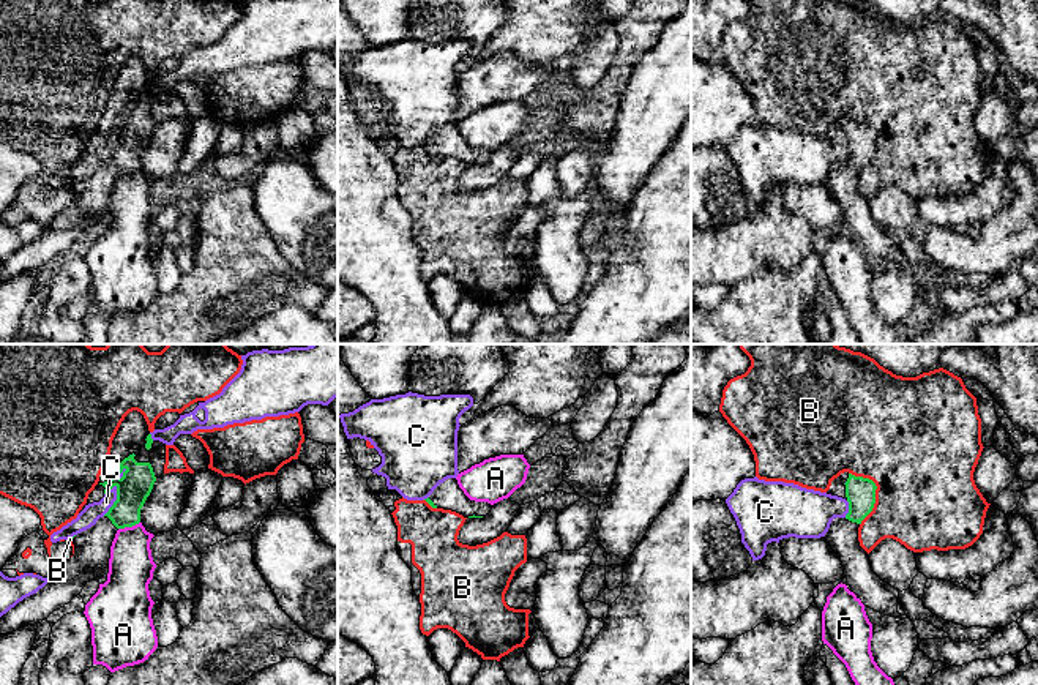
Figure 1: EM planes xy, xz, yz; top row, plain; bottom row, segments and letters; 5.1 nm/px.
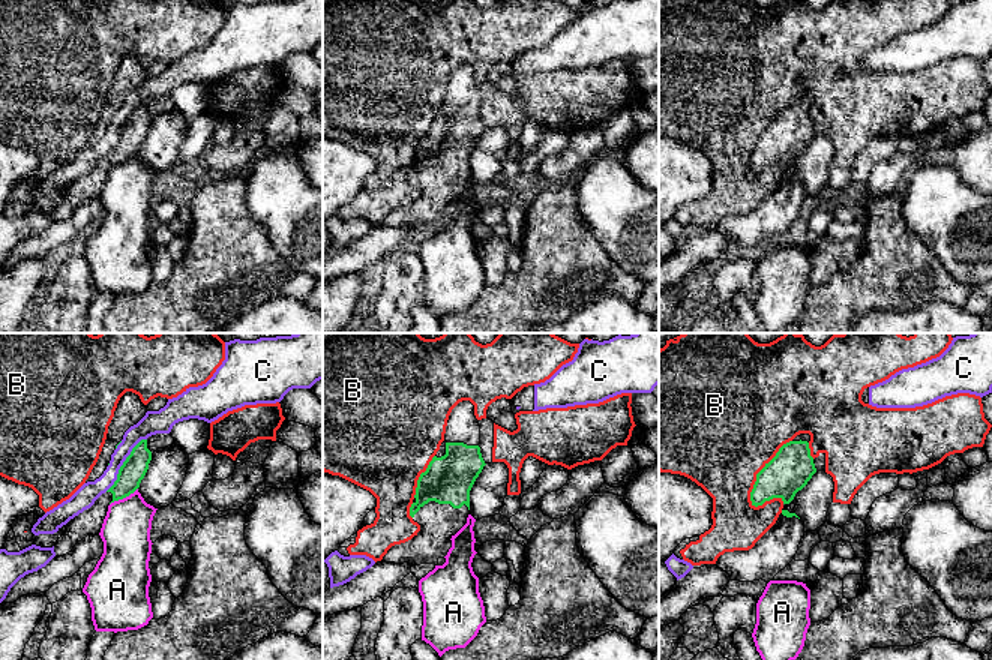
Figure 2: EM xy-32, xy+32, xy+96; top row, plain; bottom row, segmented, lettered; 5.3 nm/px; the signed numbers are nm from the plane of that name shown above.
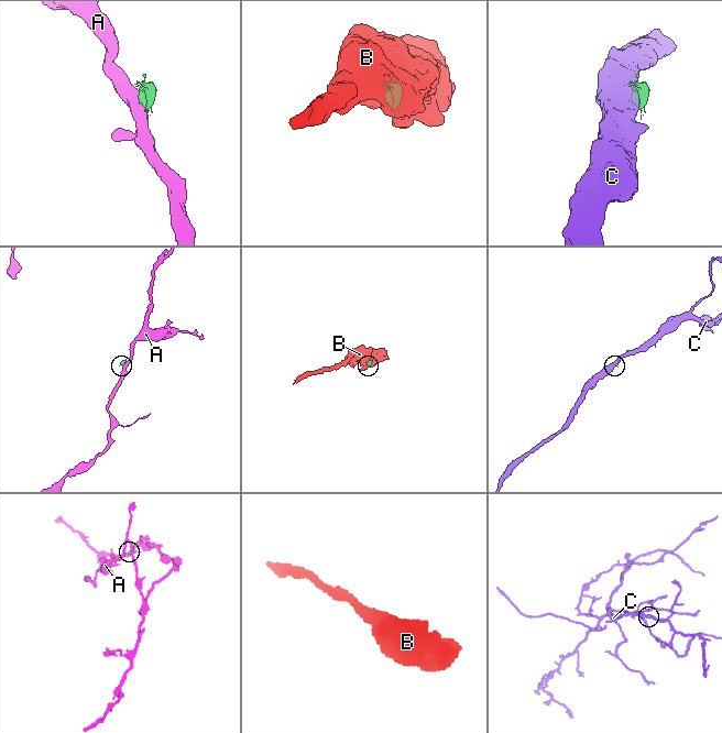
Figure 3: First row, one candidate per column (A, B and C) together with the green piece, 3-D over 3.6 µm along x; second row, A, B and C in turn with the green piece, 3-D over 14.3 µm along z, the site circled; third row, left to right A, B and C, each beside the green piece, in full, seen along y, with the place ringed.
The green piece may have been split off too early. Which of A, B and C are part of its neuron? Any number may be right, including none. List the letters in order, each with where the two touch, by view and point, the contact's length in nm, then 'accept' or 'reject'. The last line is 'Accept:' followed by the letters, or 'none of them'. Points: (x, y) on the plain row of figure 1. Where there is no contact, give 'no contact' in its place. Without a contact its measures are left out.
A: contact xy (128, 172); length 120 nm; reject
B: contact yz (874, 138); length 280 nm; reject
C: contact xy (115, 147); length 170 nm; reject
Accept: none of them

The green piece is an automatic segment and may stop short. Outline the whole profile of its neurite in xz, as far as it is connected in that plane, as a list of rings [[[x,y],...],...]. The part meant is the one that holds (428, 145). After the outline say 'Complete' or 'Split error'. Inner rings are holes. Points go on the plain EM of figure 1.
[[[448,125],[440,129],[424,147],[432,155],[451,156],[462,161],[464,164],[483,164],[492,156],[492,152],[487,148],[470,147],[459,134],[456,125]]]. Split error

